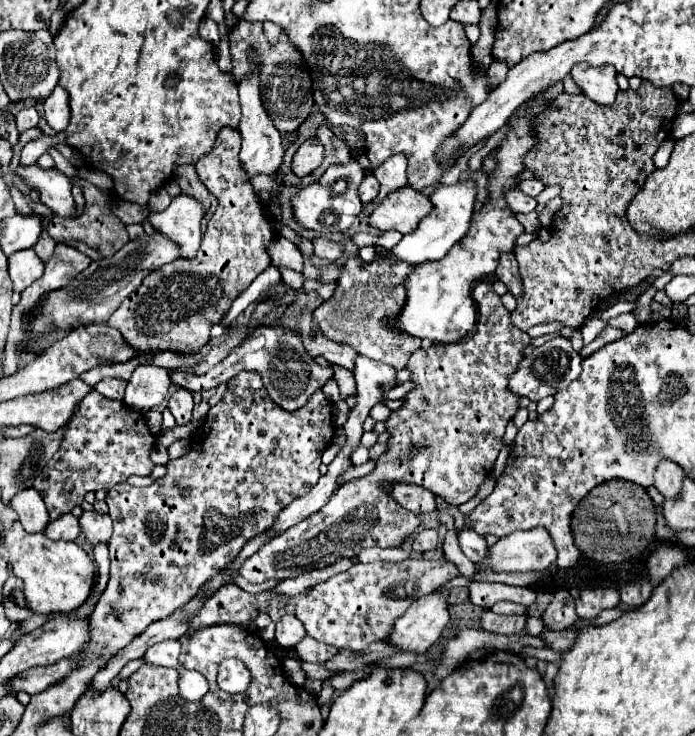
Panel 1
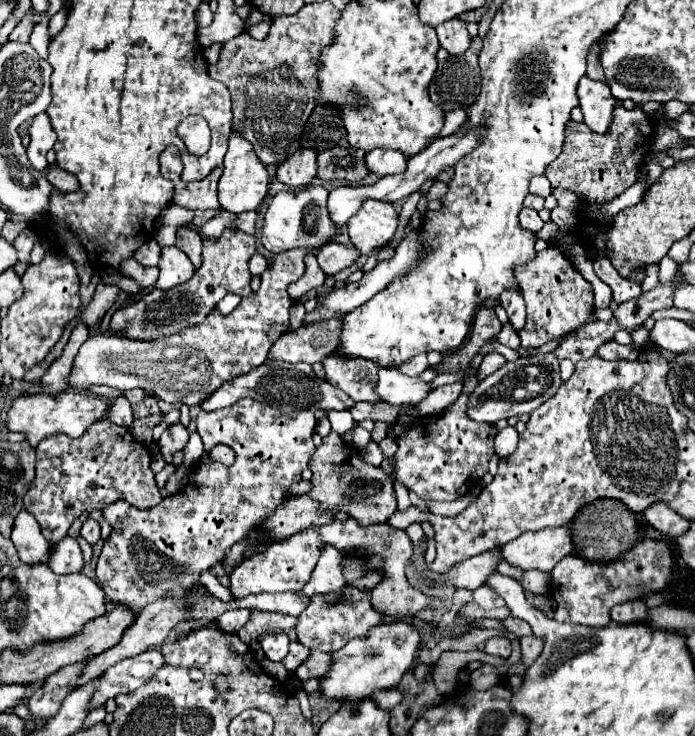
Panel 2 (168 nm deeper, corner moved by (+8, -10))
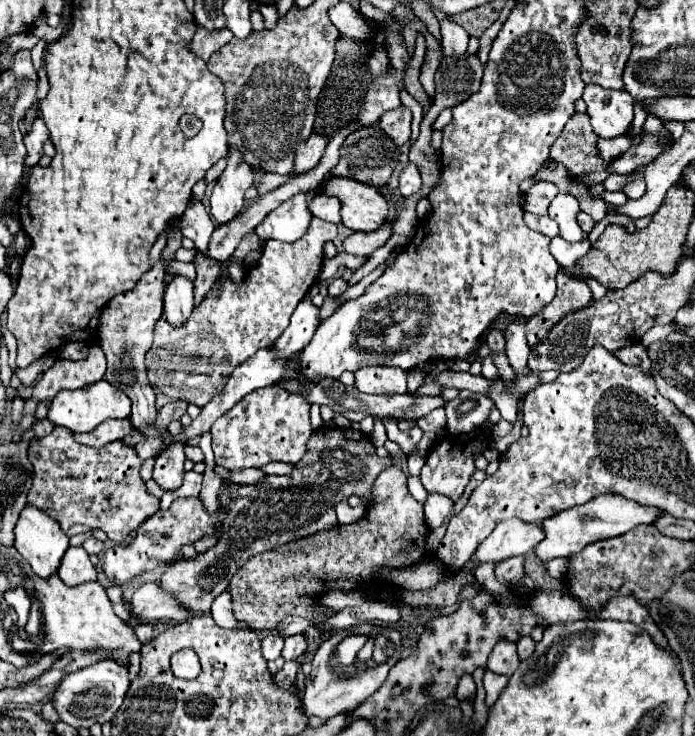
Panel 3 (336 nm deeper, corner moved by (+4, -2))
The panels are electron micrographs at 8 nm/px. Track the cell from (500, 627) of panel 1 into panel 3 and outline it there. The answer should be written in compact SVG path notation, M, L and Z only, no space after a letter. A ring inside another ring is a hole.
M501 639L491 655L489 655L489 661L487 661L487 667L493 671L493 673L499 673L499 675L513 675L519 667L521 659L517 655L517 645L515 643L507 643L507 639Z

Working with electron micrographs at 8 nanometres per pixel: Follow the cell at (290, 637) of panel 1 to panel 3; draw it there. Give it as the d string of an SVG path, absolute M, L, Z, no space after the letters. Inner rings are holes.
M269 633L269 635L261 641L263 657L265 657L267 661L277 659L277 657L281 655L281 651L283 651L283 641L285 641L285 639L283 639L279 633Z

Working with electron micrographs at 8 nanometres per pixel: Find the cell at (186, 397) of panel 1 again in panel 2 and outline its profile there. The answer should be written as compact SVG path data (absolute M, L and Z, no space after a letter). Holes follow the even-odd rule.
M175 423L171 425L163 435L161 439L157 441L157 447L159 447L159 453L163 457L165 463L173 463L173 453L181 451L189 441L189 431L181 425L181 423Z

